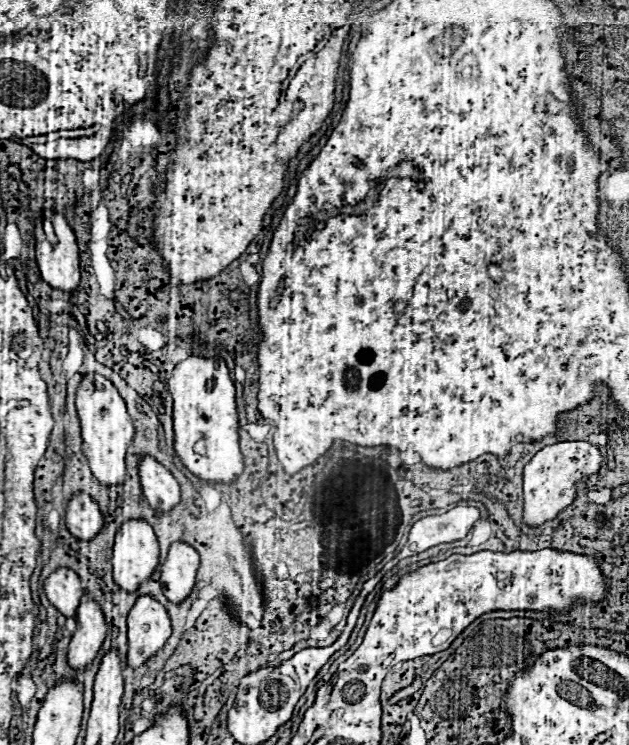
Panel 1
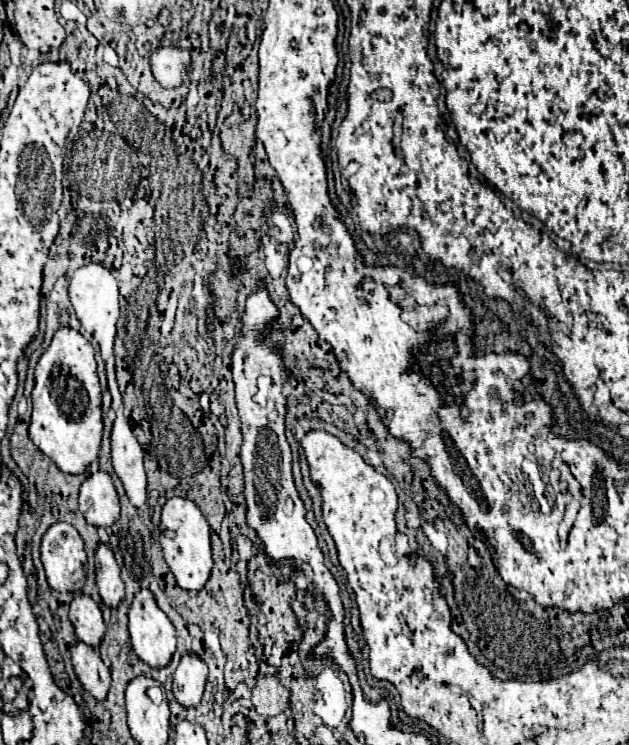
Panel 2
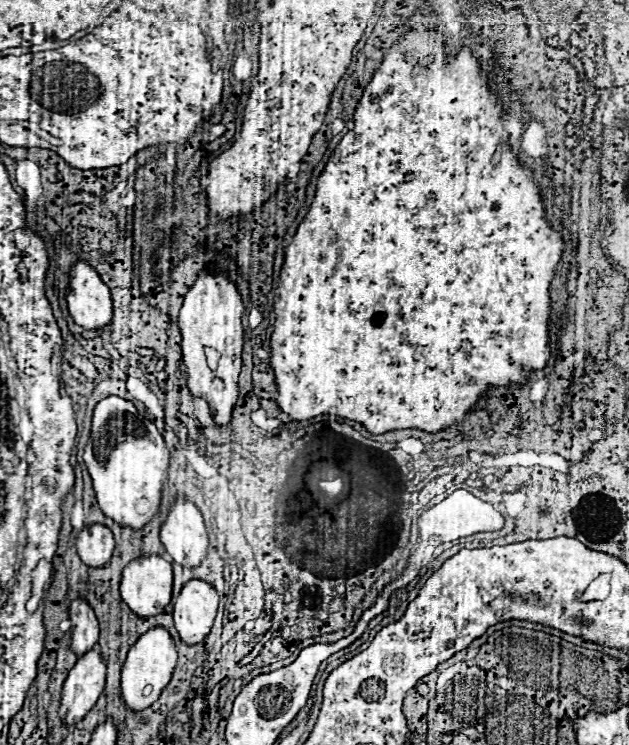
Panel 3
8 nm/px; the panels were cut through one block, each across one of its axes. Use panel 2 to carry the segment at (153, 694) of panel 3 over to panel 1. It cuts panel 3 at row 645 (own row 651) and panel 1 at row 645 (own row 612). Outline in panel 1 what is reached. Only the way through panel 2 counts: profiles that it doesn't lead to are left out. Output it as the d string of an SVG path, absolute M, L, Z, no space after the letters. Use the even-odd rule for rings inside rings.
M140 596L128 614L128 666L144 666L164 648L170 634L166 608L150 596Z

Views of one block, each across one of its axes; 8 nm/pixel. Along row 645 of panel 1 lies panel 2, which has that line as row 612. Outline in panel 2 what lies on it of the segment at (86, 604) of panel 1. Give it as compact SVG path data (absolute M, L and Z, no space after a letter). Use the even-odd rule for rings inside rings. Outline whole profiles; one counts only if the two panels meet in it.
M74 592L74 600L70 604L70 620L76 630L78 640L82 640L94 648L102 642L106 624L104 624L100 606L90 596L86 596L82 592Z

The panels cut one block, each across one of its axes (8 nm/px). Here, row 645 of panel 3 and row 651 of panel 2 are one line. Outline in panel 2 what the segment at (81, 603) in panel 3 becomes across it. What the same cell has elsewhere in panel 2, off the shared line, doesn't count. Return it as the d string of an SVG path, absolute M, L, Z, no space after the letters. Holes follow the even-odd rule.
M78 640L72 646L72 664L84 690L88 690L98 700L106 698L110 688L110 670L104 666L96 650Z

